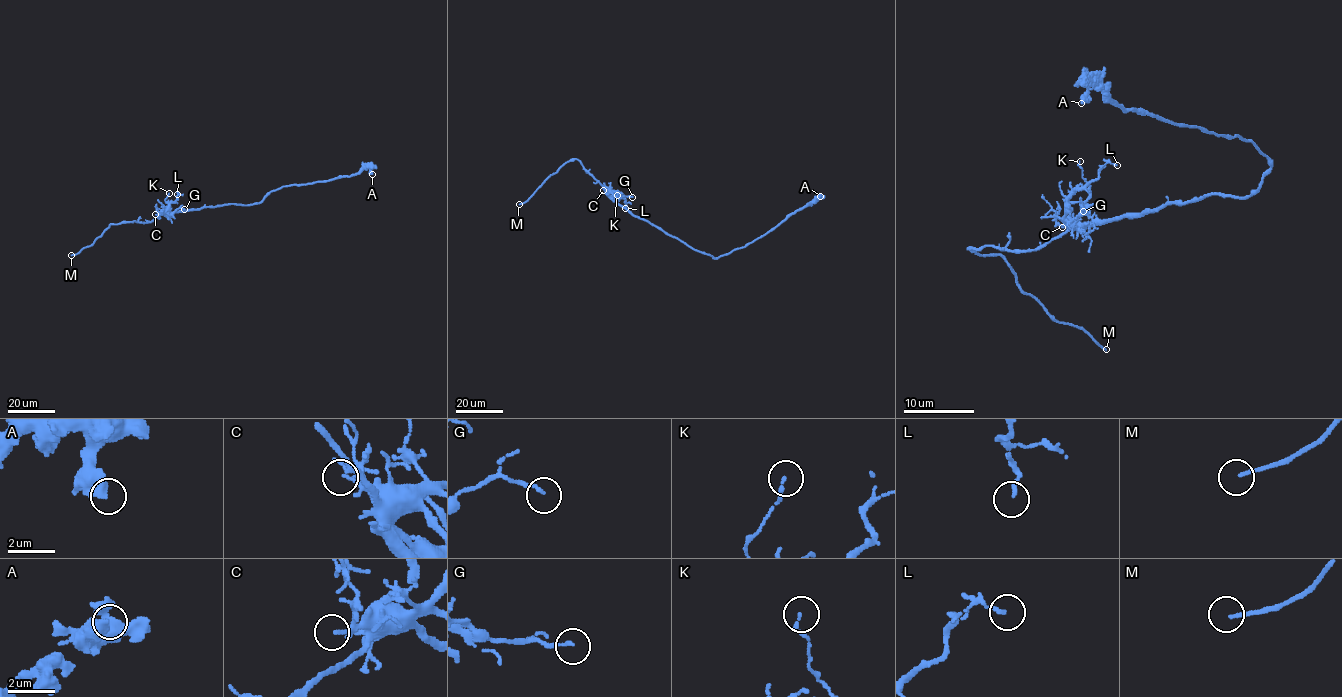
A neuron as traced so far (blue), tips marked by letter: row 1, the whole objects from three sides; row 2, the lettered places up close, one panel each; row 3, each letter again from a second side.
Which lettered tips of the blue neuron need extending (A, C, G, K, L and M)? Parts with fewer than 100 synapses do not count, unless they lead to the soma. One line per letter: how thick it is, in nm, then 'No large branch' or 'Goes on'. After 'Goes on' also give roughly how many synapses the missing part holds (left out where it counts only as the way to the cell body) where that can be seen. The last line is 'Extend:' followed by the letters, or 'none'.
A: Thickness 550 nm. No large branch
C: Thickness 80 nm. No large branch
G: Thickness 140 nm. No large branch
K: Thickness 140 nm. No large branch
L: Thickness 130 nm. No large branch
M: Thickness 130 nm. Goes on
Extend: M

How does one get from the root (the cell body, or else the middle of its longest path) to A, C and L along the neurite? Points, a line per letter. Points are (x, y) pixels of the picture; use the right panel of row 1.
A: (1186, 202), (1204, 195), (1248, 197), (1271, 161), (1239, 136), (1126, 110), (1096, 83), (1087, 83), (1081, 103)
C: (1186, 202), (1170, 202), (1145, 212), (1127, 212), (1112, 220), (1092, 220), (1062, 227)
L: (1186, 202), (1170, 202), (1112, 220), (1071, 223), (1066, 218), (1066, 202), (1094, 181), (1106, 163), (1117, 165)

